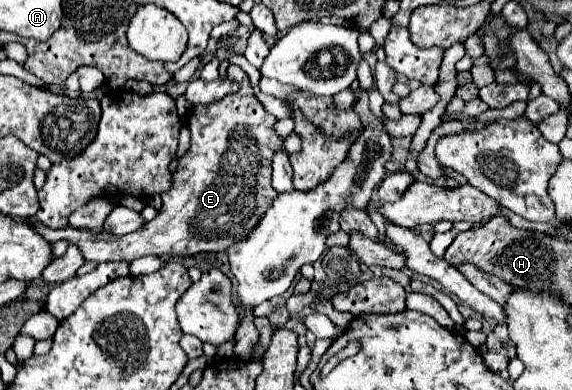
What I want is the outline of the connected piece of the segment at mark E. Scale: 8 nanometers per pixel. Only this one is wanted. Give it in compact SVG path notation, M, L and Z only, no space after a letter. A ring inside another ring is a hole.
M230 65L228 77L240 85L236 93L230 93L224 99L208 103L208 105L196 105L188 113L186 121L190 129L190 149L180 159L174 171L174 185L170 191L162 195L164 205L150 223L146 223L140 231L128 233L124 237L116 237L106 231L102 231L100 235L92 235L90 231L78 231L78 229L72 229L70 225L64 229L48 229L36 217L32 217L30 221L34 223L36 231L50 243L56 243L58 239L68 239L70 243L82 249L88 261L94 261L94 263L102 263L102 261L128 261L130 263L132 259L138 259L144 255L172 257L172 255L196 255L202 251L220 253L232 247L236 239L244 239L244 235L248 235L248 231L256 227L256 223L260 221L260 215L264 215L264 211L268 209L268 203L272 203L272 199L276 197L270 185L272 155L282 147L282 143L280 143L280 135L276 135L274 131L276 117L270 115L264 109L264 105L256 99L250 87L248 75L240 67Z

